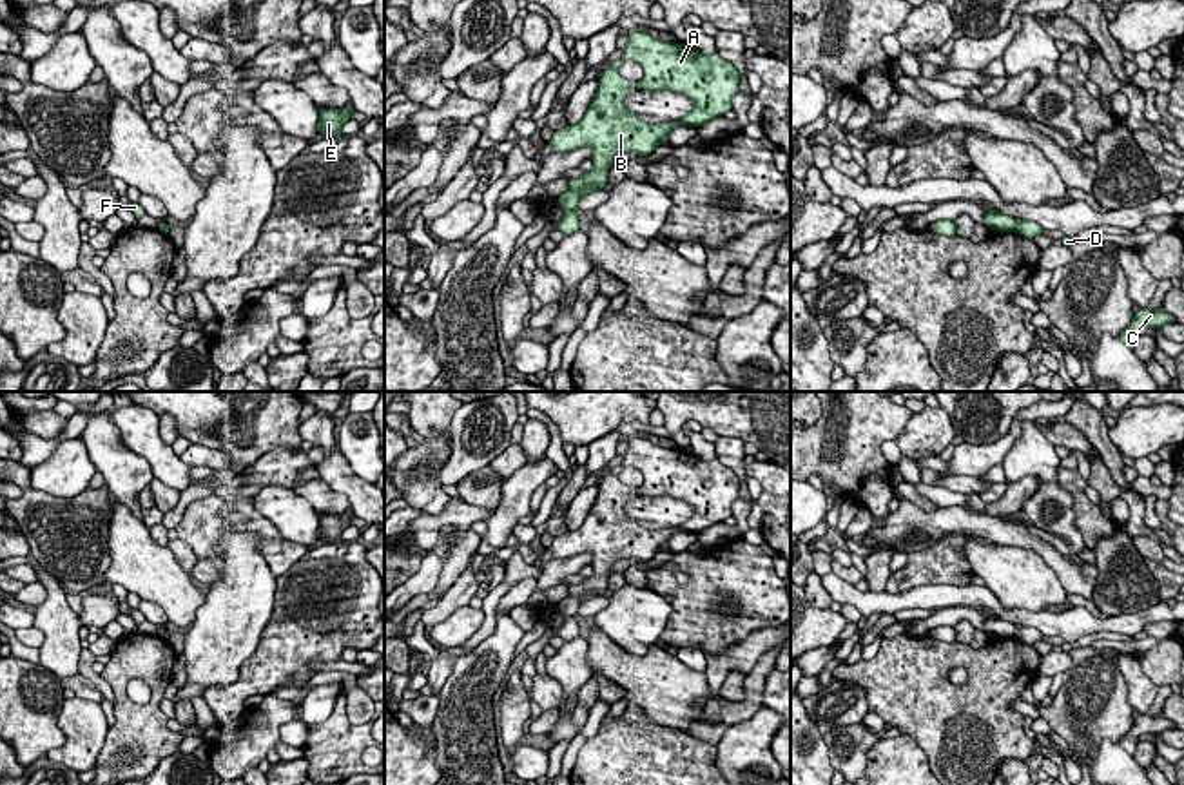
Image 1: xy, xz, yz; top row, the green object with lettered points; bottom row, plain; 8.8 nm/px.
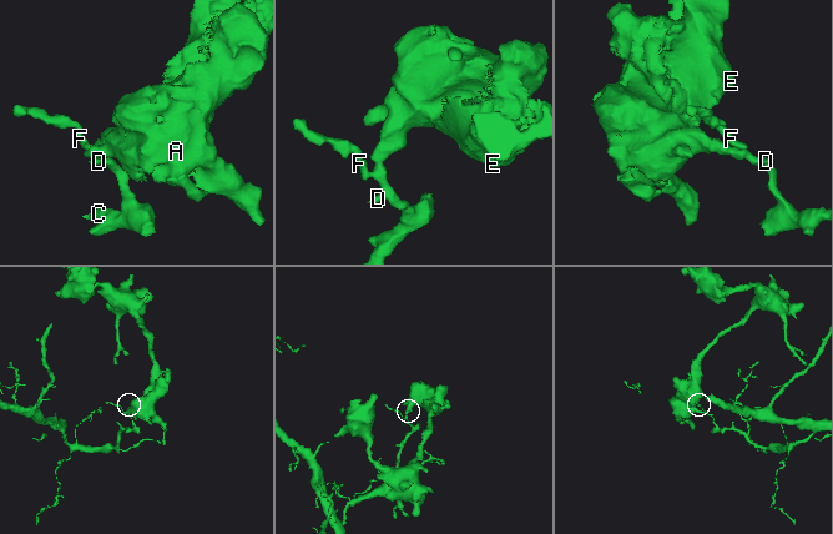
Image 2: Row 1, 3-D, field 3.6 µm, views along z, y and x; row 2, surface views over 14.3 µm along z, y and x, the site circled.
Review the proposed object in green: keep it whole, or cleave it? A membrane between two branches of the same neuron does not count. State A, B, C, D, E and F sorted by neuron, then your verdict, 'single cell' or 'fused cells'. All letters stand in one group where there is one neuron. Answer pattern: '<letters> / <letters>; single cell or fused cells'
A B E / C D F; fused cells

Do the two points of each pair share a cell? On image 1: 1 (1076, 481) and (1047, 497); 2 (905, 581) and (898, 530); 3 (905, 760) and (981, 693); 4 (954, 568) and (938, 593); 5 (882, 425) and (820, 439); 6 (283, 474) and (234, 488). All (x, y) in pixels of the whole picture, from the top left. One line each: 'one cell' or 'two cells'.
1: two cells
2: two cells
3: two cells
4: two cells
5: one cell
6: one cell

